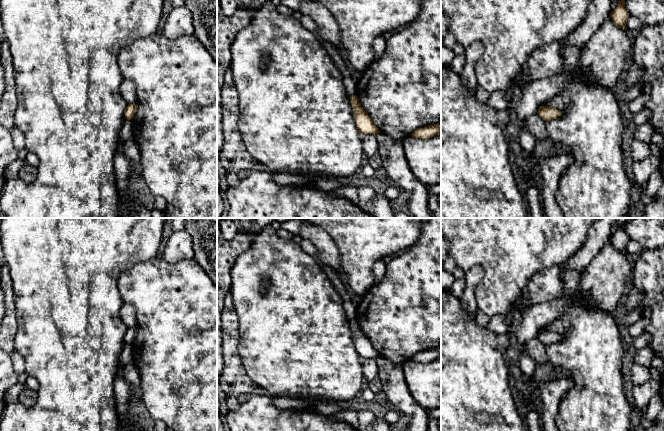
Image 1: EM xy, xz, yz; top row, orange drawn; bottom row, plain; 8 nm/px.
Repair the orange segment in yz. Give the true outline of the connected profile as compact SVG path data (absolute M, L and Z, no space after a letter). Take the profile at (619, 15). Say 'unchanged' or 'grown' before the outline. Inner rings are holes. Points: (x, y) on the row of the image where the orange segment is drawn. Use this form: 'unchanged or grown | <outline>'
unchanged | M625 0L618 2L616 8L611 12L610 16L615 25L627 30L626 22L629 17L629 13L625 8Z

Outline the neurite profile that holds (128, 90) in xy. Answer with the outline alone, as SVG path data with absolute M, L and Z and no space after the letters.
M124 78L119 90L122 97L128 104L137 103L137 88L132 80Z

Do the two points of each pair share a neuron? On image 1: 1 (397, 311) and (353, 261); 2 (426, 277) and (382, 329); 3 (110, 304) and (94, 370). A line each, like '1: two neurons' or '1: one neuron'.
1: two neurons
2: one neuron
3: one neuron

